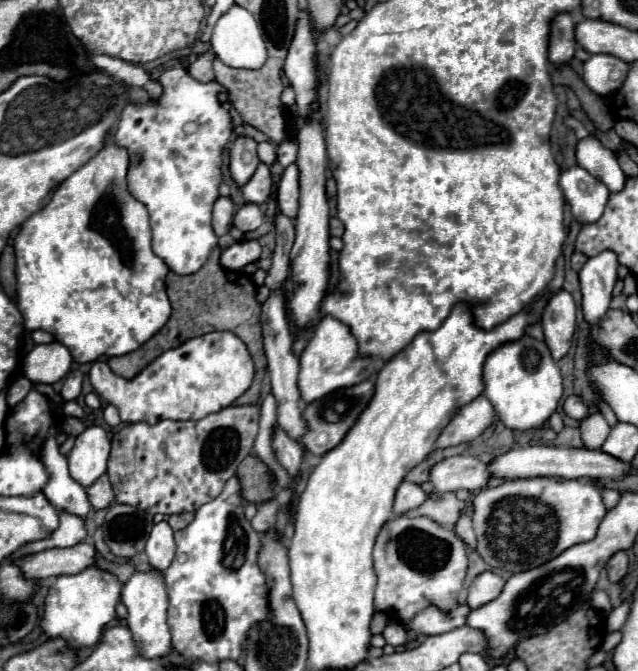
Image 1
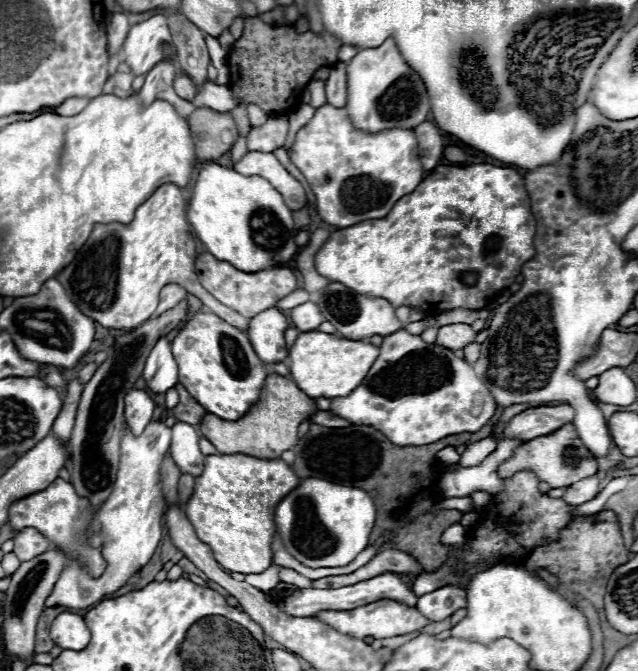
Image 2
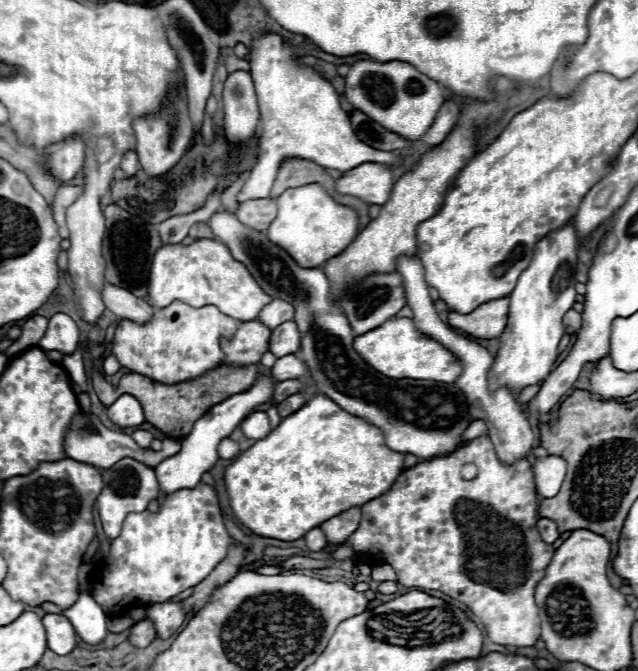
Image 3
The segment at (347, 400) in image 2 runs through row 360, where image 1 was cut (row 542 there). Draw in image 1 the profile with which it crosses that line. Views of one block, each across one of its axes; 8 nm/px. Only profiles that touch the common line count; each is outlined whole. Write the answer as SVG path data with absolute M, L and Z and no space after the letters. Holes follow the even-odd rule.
M398 516L388 520L374 544L374 572L378 576L374 610L388 614L400 624L408 624L420 610L434 604L442 612L458 606L458 594L464 586L468 554L466 542L458 534L426 516Z

